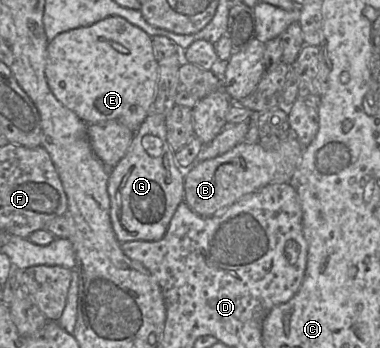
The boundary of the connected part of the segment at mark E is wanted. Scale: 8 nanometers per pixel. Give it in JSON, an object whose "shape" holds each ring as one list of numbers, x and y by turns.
{"shape":[[109,16,90,26,62,32,49,41,45,76,56,99,84,123,118,121,136,132,152,110,157,93,159,63,154,56,151,36,120,16]]}

